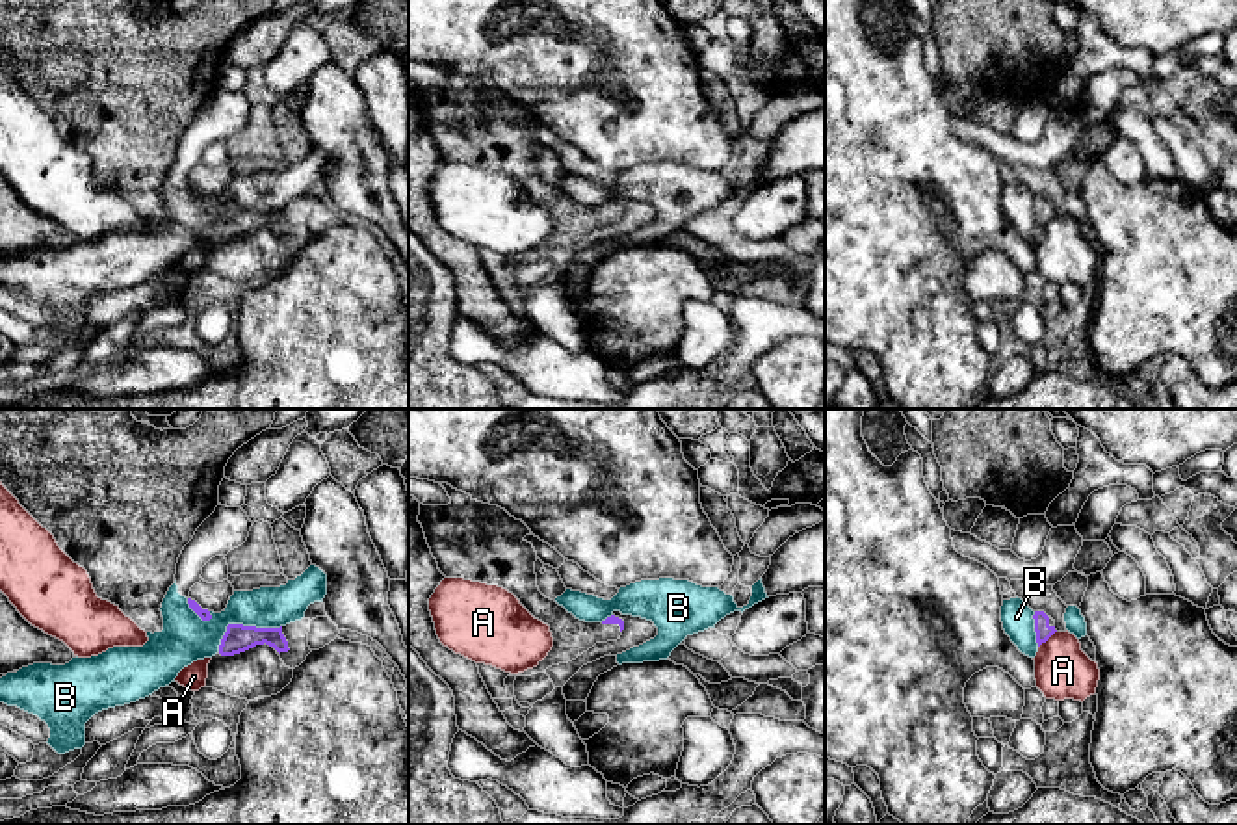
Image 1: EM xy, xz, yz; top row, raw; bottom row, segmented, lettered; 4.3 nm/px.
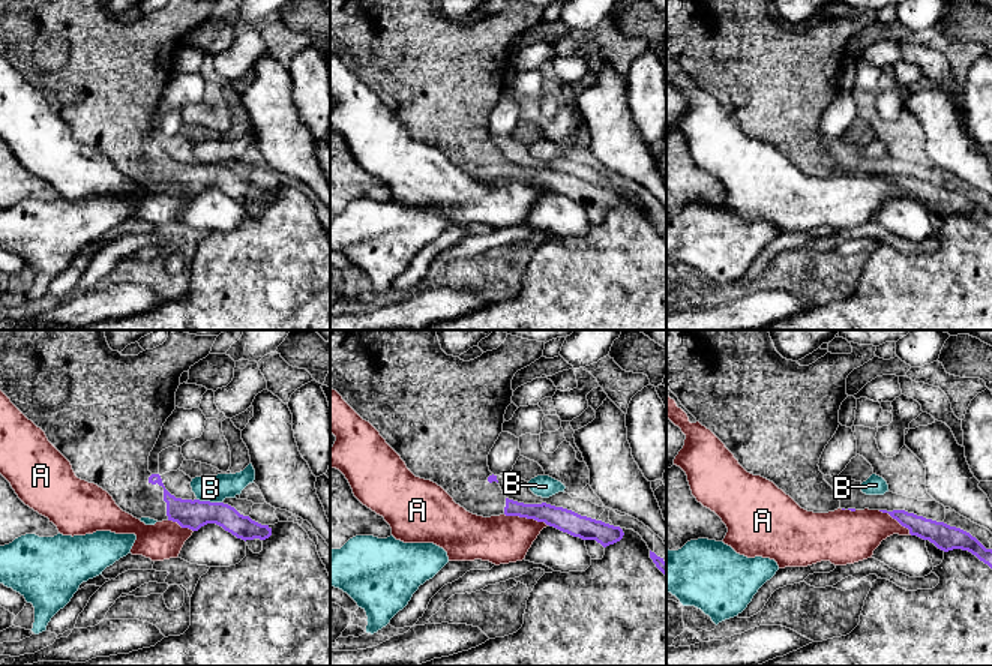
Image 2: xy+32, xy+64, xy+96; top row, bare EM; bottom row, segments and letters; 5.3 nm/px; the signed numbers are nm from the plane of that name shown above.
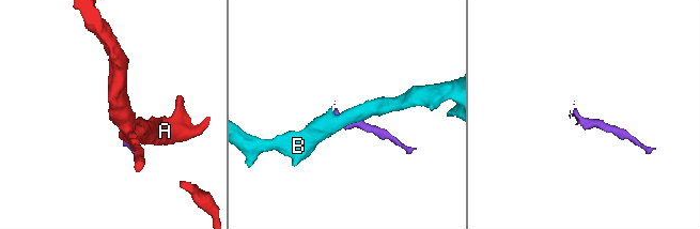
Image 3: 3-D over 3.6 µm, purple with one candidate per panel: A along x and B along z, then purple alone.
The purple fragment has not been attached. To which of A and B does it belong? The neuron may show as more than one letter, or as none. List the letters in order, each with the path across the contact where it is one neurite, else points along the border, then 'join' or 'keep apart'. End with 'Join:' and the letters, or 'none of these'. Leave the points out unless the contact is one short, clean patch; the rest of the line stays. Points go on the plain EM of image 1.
A: keep apart
B: keep apart
Join: none of these

